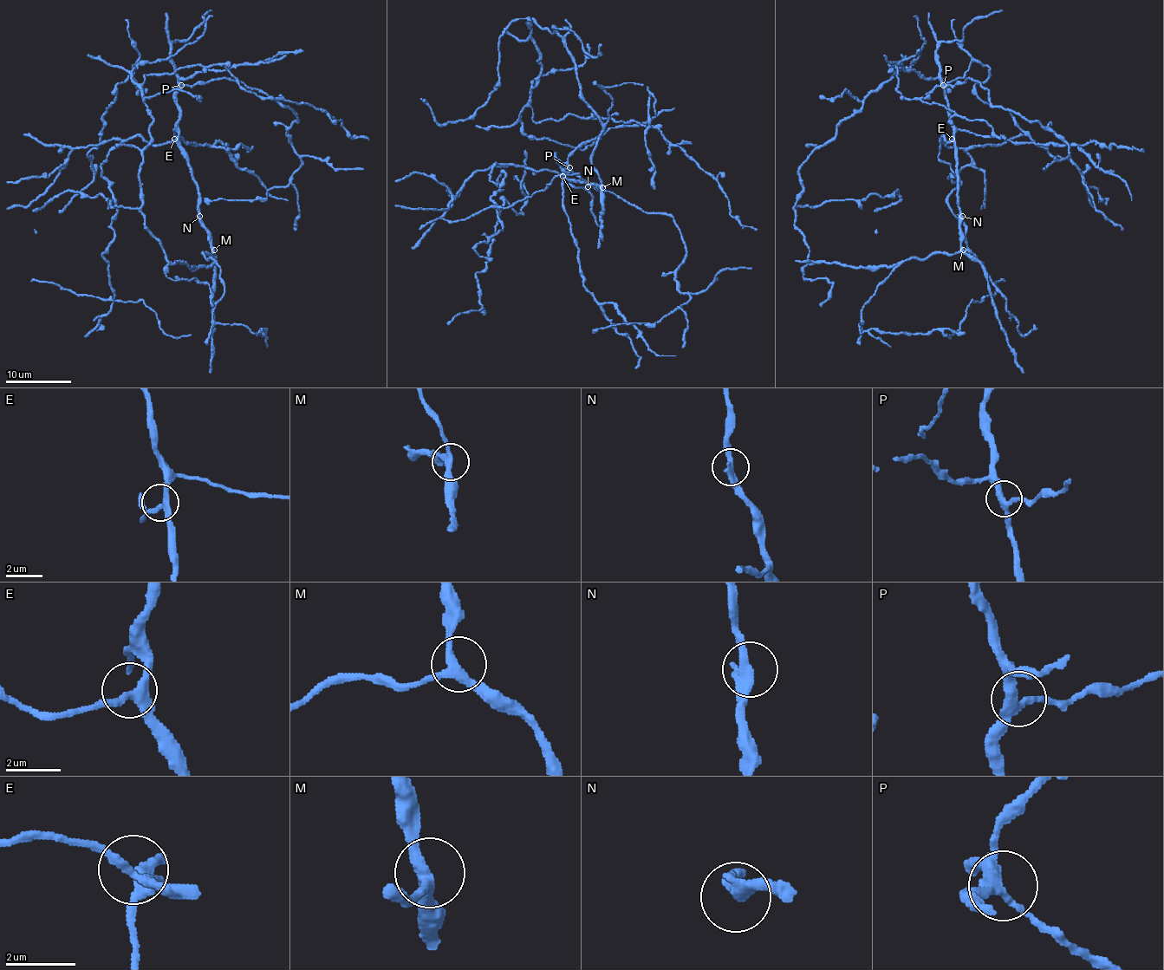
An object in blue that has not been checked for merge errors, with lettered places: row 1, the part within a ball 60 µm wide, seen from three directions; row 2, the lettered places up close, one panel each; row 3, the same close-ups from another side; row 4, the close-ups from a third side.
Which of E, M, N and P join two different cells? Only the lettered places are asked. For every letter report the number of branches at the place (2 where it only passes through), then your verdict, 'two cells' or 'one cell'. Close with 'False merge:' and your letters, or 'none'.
E: branches 3; one cell
M: branches 3; one cell
N: branches 2; one cell
P: branches 3; one cell
False merge: none

